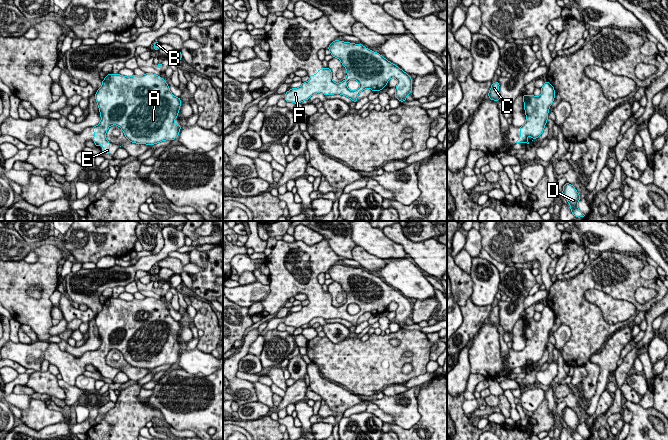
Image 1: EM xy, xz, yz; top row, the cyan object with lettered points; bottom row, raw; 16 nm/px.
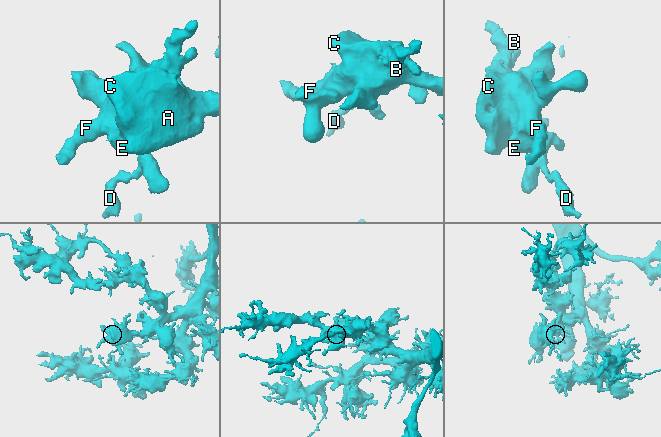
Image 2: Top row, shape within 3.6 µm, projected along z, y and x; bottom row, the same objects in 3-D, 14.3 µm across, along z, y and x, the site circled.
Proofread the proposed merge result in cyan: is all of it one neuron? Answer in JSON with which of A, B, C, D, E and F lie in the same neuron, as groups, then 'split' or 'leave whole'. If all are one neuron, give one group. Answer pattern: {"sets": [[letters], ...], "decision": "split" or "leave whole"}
{"sets": [["A", "B", "C", "D", "E", "F"]], "decision": "leave whole"}

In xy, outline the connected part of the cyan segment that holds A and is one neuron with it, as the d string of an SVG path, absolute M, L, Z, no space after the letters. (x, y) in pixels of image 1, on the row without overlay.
M146 297L144 299L133 299L126 301L120 298L108 298L102 304L102 310L97 314L95 323L100 335L101 345L97 350L92 351L94 355L93 366L96 371L101 368L104 372L102 376L110 378L110 366L106 363L106 356L112 349L119 350L125 361L132 367L154 369L165 364L174 364L178 361L181 350L175 348L174 345L178 340L181 323L175 321L166 305L158 299L153 297Z

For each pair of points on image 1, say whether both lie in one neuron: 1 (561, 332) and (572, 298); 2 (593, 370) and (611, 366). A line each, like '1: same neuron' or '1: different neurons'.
1: different neurons
2: different neurons

